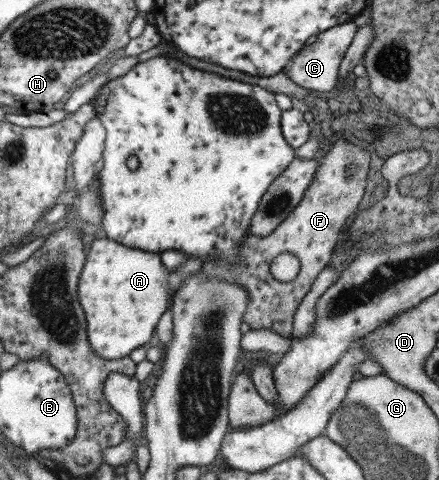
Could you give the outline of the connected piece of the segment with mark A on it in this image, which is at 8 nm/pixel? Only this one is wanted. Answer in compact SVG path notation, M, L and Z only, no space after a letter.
M107 238L90 242L86 252L86 263L78 279L78 301L86 315L86 337L88 337L90 349L102 359L116 360L130 355L130 351L145 346L145 343L148 345L150 335L154 333L160 316L166 312L166 308L171 306L173 293L201 265L201 260L188 259L182 265L178 265L176 271L168 273L166 267L162 265L158 252L129 248Z

